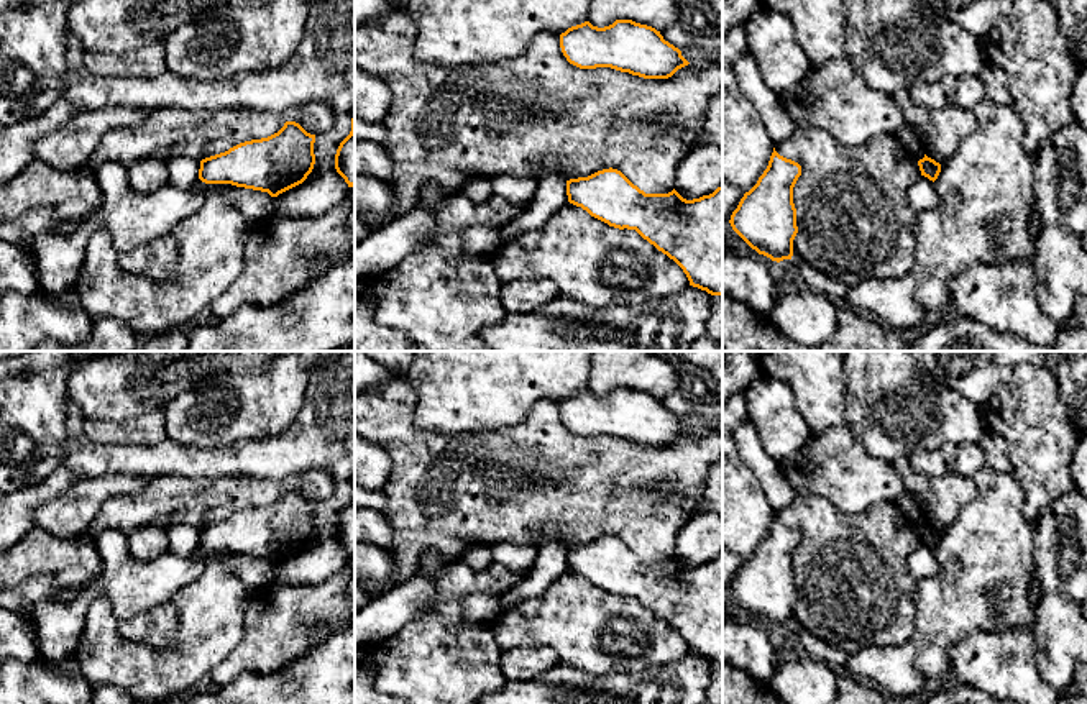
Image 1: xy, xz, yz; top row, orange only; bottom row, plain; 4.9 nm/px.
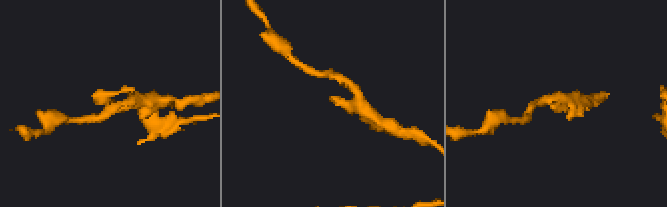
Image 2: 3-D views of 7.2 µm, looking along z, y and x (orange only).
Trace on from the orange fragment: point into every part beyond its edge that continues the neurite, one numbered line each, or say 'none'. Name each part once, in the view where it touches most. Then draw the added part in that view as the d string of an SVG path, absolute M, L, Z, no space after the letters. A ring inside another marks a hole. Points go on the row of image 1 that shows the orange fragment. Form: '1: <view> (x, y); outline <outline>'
none

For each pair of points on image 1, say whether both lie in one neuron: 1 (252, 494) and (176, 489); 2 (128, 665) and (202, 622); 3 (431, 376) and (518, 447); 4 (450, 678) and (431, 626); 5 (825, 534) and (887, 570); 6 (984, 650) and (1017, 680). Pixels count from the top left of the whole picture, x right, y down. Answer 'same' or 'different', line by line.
1: same
2: same
3: different
4: same
5: same
6: same

